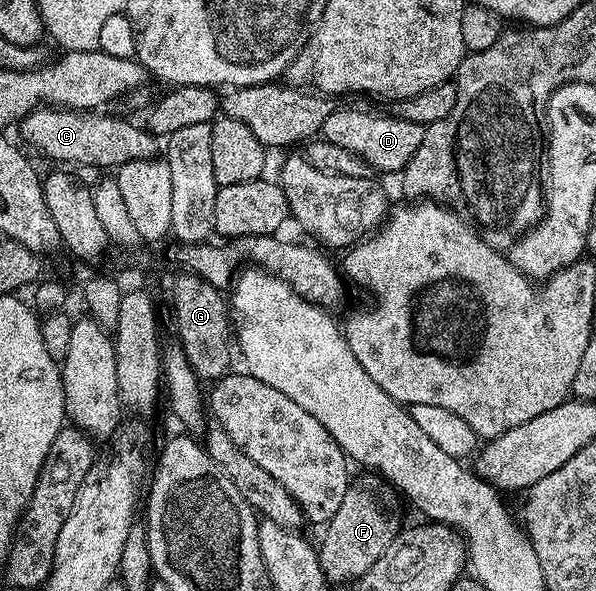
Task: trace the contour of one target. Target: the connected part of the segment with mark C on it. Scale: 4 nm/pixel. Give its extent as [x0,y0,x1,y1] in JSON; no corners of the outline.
[21,107,161,169]

